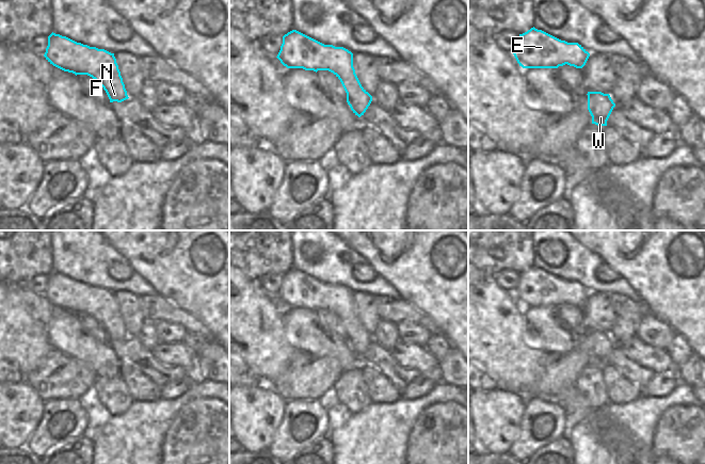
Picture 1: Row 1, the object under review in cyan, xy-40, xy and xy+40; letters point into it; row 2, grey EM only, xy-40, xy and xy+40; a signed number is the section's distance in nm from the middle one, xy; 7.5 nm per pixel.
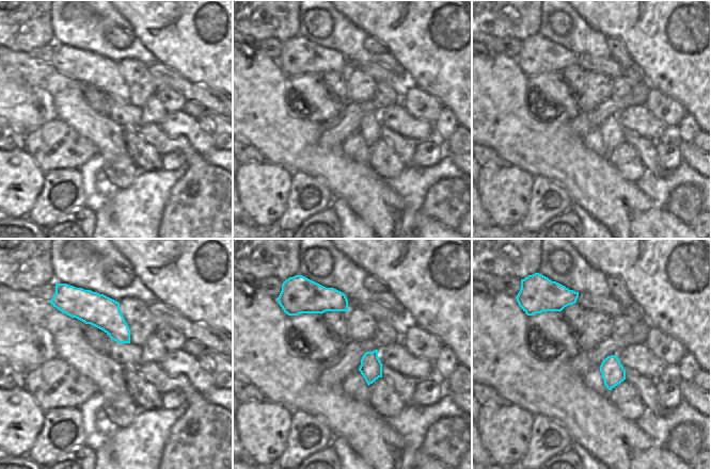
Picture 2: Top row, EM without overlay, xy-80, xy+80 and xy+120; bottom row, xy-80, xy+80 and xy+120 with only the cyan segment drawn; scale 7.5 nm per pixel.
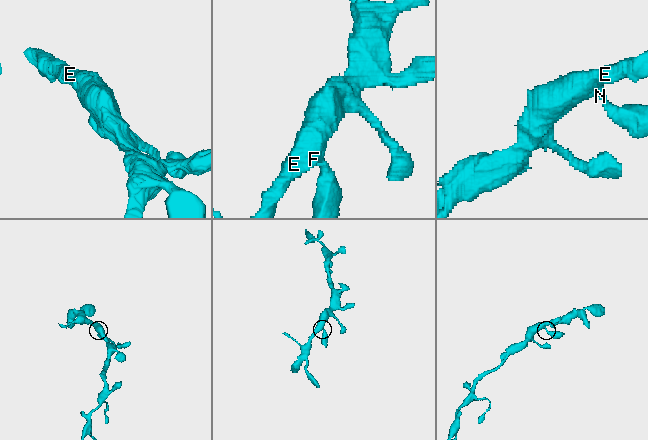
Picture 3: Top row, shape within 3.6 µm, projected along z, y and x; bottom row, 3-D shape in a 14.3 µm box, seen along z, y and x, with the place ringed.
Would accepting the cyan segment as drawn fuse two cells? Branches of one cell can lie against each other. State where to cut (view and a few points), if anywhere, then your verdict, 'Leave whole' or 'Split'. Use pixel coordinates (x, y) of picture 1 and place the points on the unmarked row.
No split. Leave whole

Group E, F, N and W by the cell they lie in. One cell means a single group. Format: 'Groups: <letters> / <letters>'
Groups: E F N W

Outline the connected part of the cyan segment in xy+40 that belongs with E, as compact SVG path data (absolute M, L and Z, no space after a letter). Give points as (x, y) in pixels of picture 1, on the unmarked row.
M534 266L519 273L519 283L513 293L523 307L558 307L565 303L582 307L590 295L590 292L578 282L561 279Z

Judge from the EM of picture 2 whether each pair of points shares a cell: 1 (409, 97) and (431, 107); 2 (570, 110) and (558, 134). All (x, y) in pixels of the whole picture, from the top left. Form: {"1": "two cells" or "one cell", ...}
{"1": "one cell", "2": "two cells"}

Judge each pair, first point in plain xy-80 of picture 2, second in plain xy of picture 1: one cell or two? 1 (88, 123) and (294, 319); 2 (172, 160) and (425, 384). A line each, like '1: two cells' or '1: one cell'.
1: one cell
2: one cell

